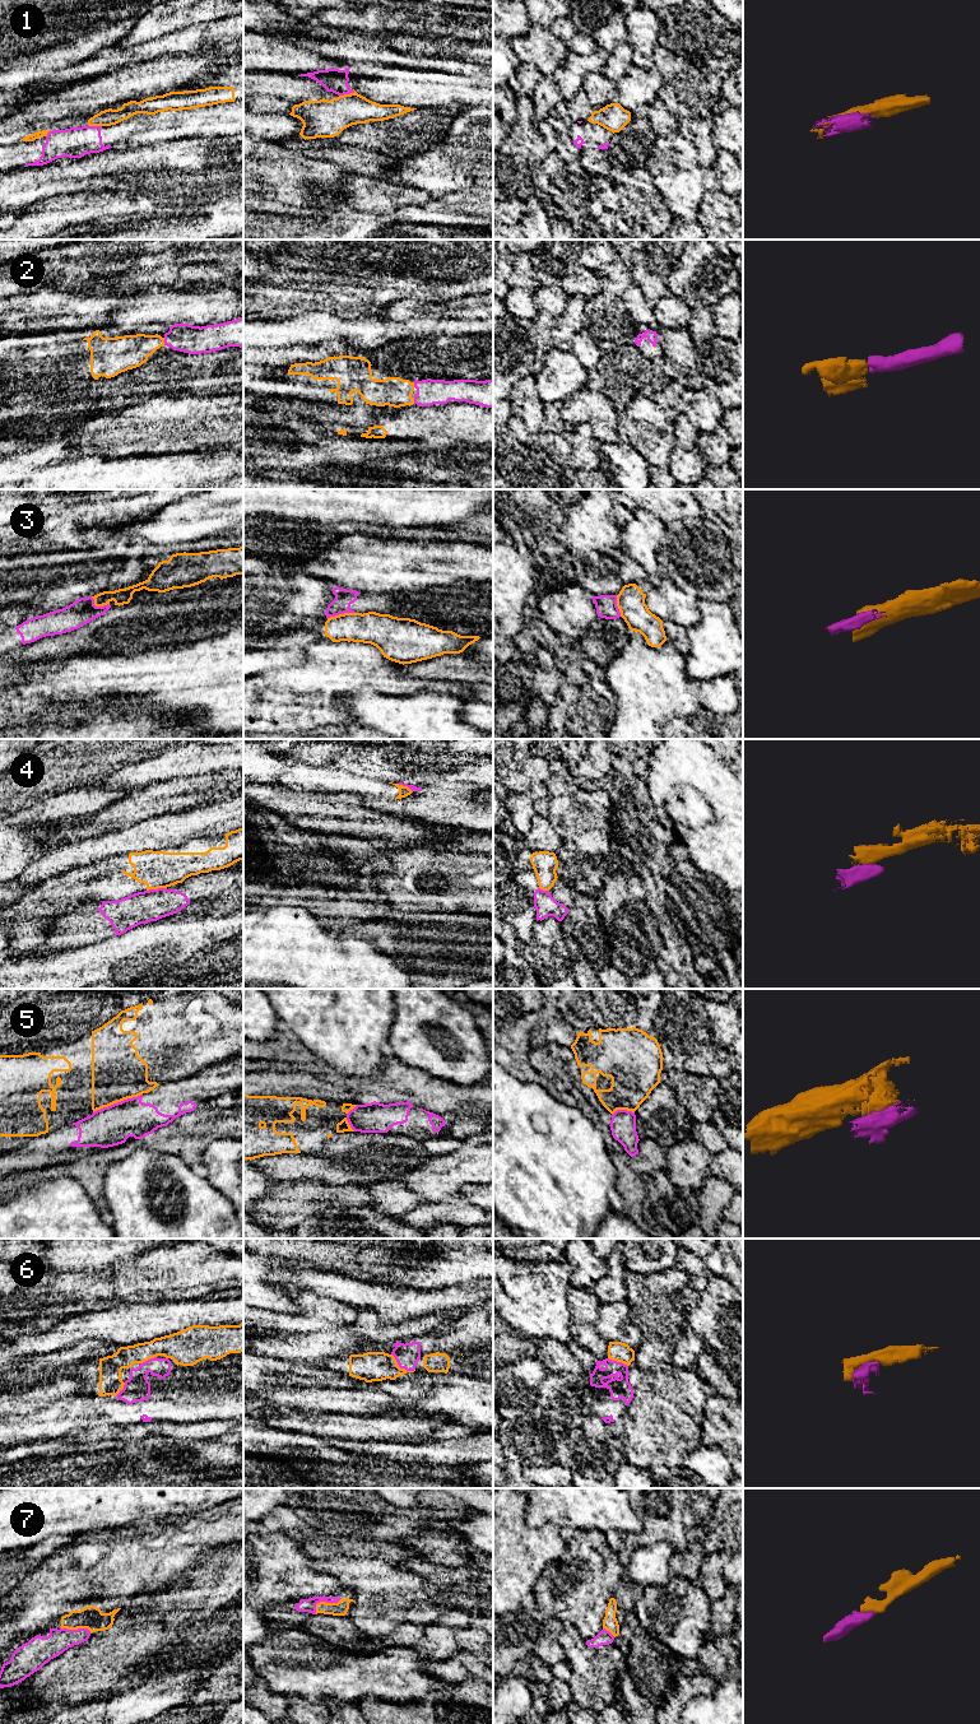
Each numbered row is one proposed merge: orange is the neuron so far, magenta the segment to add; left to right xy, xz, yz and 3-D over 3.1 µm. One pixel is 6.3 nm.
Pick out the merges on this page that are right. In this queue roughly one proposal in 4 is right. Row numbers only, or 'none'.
2, 6, 7

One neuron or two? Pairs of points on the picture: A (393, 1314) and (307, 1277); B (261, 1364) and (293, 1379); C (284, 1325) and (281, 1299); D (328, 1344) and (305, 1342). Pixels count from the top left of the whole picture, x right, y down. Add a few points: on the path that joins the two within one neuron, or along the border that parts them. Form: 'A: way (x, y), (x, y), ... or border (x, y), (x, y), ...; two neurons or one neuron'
A: way (371, 1293), (360, 1293), (329, 1283); one neuron
B: way (269, 1370), (286, 1374); one neuron
C: border (256, 1305), (264, 1309), (286, 1311), (291, 1315); two neurons
D: way (323, 1344), (310, 1344); one neuron

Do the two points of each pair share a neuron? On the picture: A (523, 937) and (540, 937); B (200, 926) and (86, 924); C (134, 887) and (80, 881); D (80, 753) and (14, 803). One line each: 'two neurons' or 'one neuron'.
A: two neurons
B: two neurons
C: one neuron
D: one neuron

